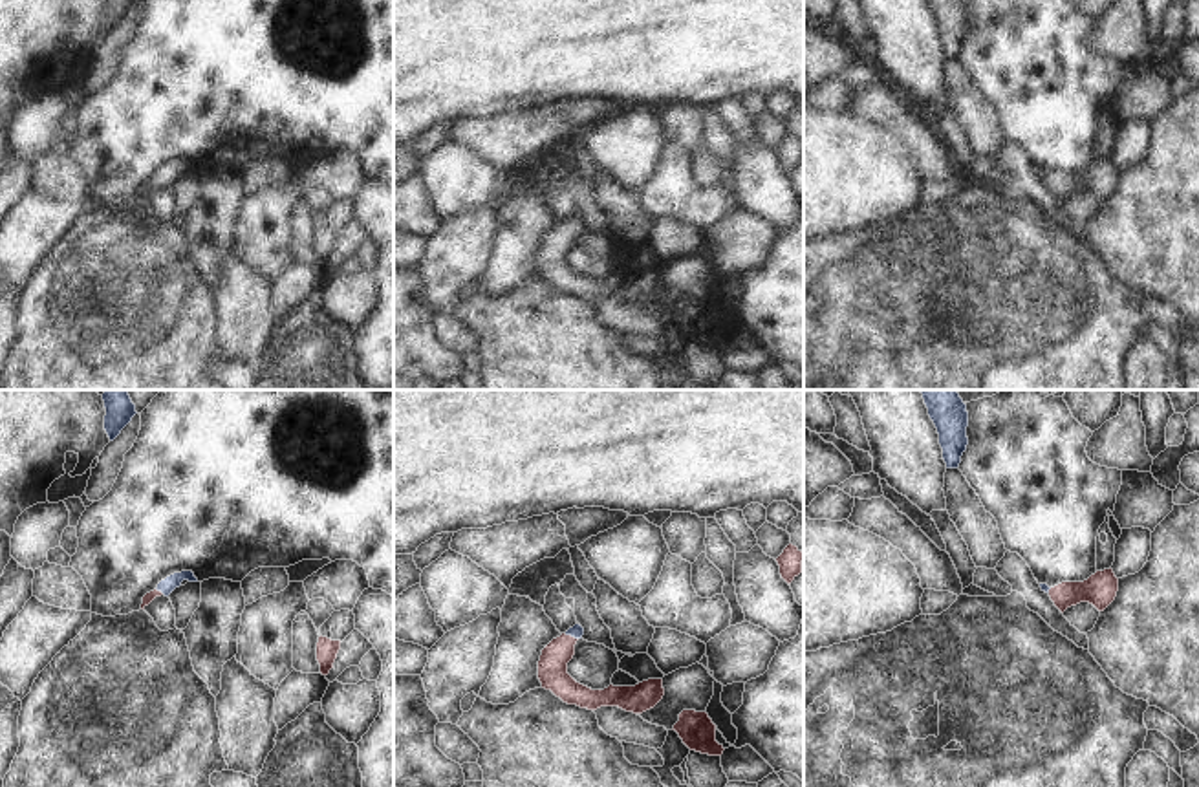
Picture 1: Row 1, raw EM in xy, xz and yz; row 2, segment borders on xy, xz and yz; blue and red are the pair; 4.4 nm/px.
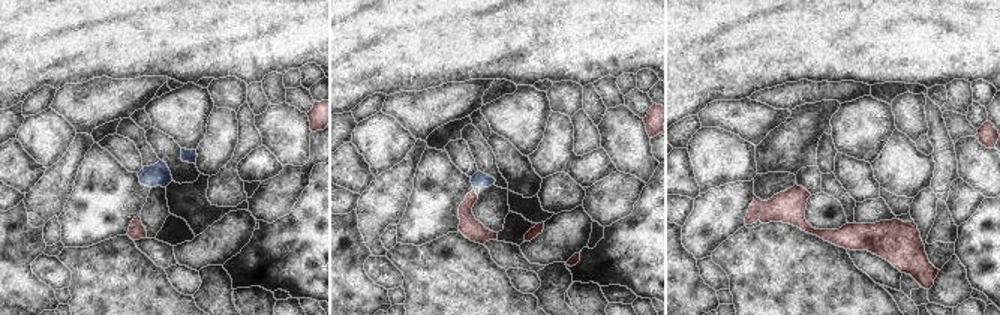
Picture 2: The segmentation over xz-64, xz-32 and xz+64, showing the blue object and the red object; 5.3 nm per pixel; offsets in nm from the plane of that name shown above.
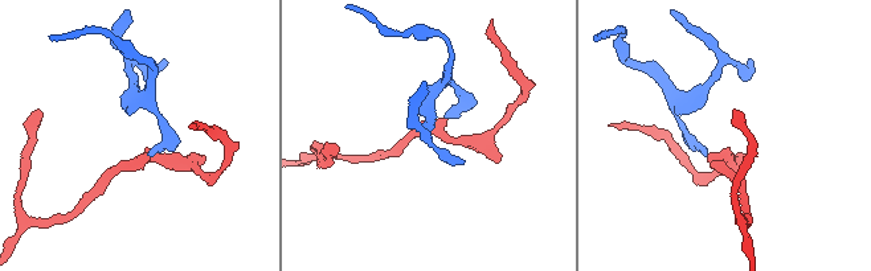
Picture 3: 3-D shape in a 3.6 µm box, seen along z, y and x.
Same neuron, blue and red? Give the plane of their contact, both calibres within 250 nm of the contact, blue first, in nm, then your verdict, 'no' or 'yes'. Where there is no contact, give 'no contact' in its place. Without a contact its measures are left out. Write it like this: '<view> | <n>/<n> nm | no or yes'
xz | 60/130 nm | yes

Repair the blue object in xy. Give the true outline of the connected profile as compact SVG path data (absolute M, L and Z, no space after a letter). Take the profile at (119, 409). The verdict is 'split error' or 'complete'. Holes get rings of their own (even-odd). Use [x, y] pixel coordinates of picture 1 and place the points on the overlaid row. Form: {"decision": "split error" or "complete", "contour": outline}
{"decision": "complete", "contour": "M104 390L103 401L106 408L104 430L110 441L113 441L137 414L135 404L132 403L128 390Z"}

